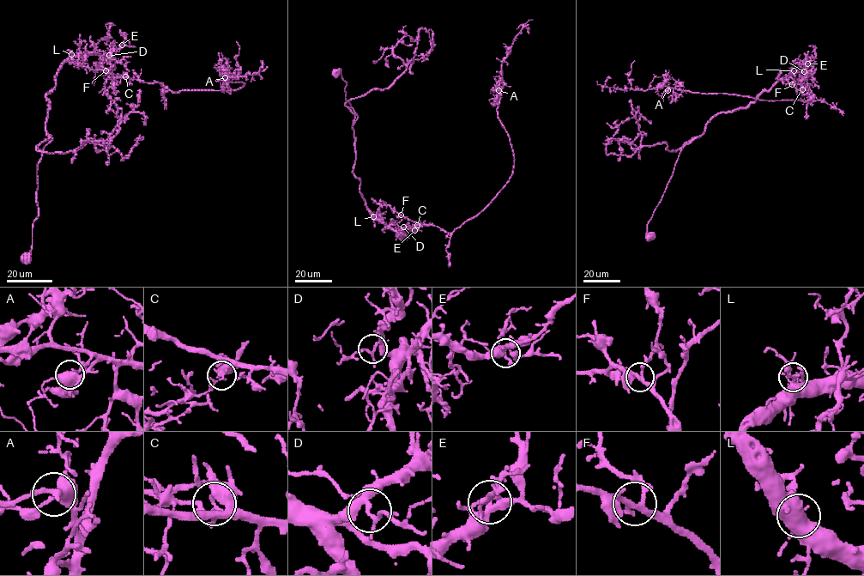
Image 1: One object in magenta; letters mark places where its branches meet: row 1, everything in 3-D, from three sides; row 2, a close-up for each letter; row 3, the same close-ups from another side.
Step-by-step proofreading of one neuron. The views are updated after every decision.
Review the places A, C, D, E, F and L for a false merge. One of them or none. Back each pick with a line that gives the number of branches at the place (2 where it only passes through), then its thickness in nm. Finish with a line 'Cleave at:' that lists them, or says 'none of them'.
C: 4 | 280 nm
Cleave at: C

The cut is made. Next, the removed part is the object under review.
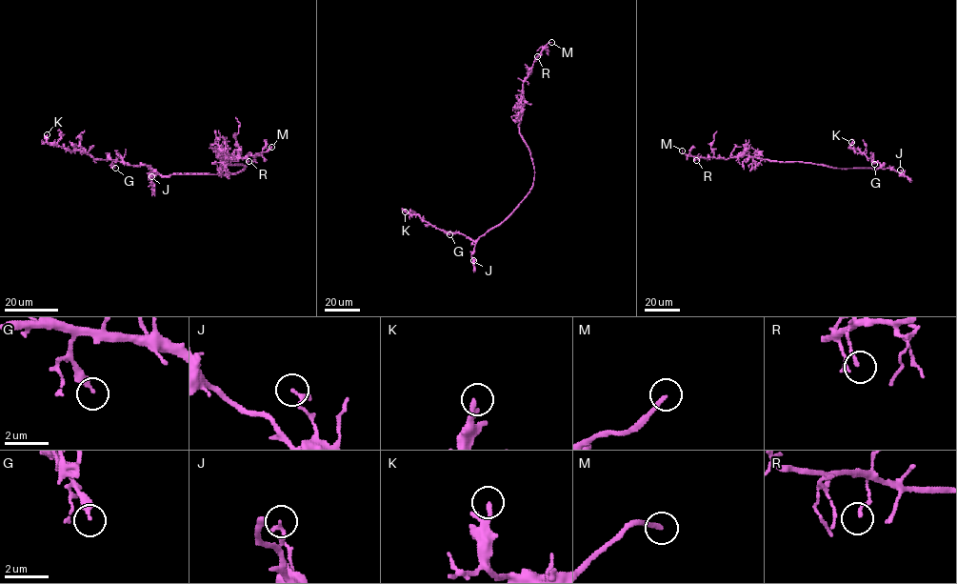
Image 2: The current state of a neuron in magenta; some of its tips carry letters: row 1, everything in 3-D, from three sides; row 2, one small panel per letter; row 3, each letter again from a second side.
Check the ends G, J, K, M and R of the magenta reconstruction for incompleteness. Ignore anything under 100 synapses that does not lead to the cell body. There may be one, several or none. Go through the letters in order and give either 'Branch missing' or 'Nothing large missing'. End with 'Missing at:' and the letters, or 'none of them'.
G: Nothing large missing
J: Nothing large missing
K: Nothing large missing
M: Branch missing
R: Nothing large missing
Missing at: M

